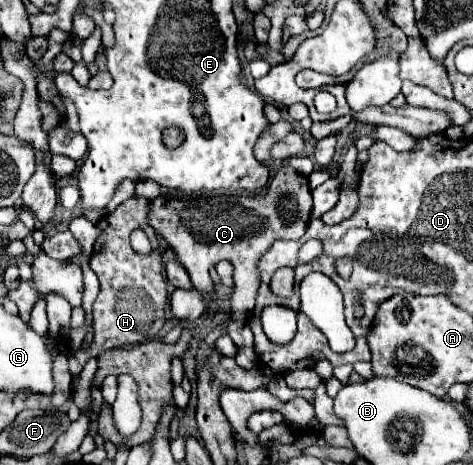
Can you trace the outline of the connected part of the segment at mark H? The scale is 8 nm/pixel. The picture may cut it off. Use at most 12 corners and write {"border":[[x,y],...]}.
{"border":[[133,196],[98,223],[90,267],[96,357],[150,341],[168,291],[154,229],[150,255],[130,233],[150,227]]}

